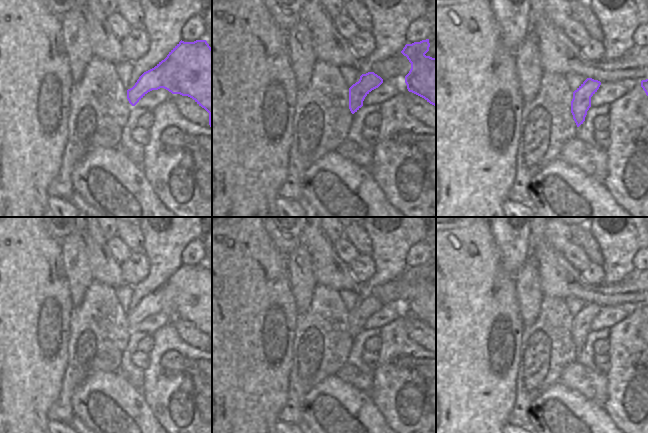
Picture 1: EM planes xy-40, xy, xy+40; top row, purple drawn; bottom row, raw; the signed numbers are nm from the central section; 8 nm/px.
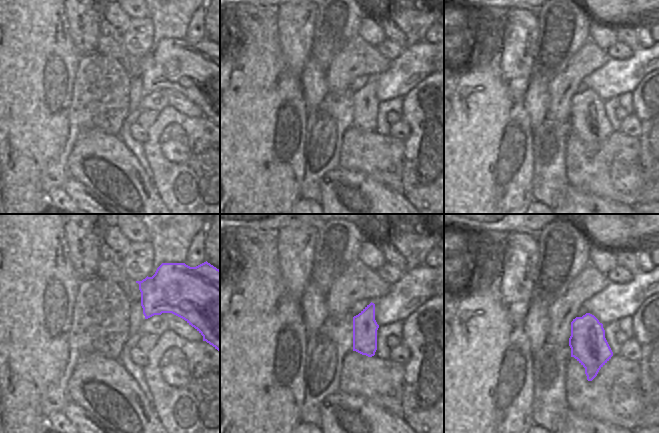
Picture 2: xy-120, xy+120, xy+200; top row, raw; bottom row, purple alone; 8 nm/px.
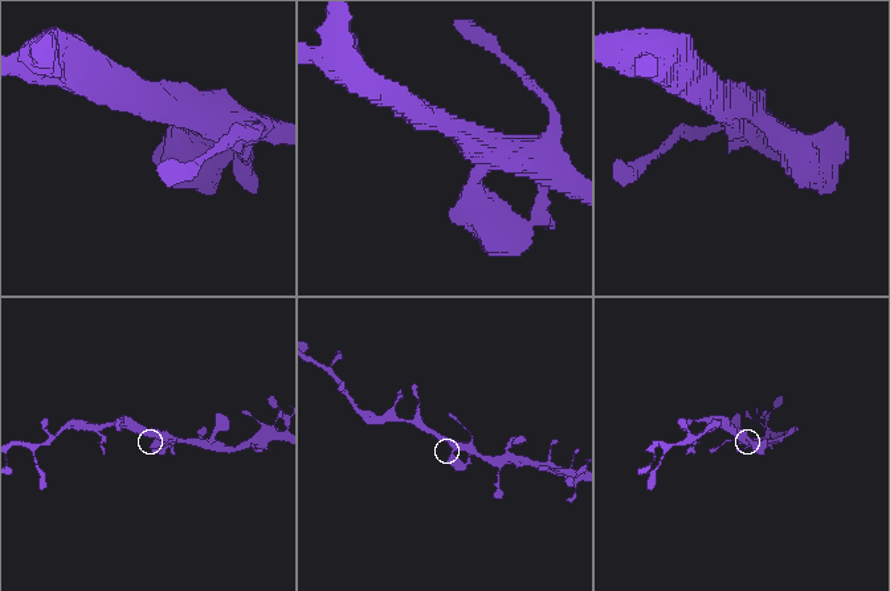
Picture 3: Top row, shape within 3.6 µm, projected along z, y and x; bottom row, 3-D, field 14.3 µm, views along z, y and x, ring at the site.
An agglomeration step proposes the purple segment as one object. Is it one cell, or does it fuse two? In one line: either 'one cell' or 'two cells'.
one cell

